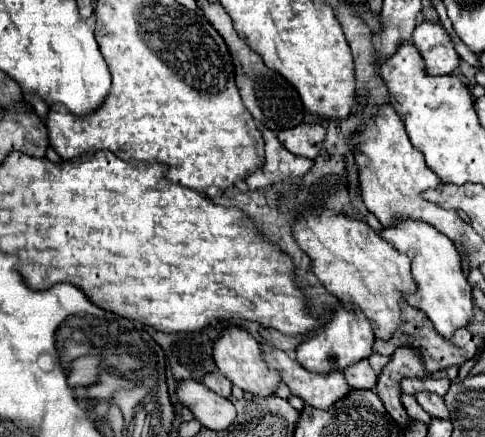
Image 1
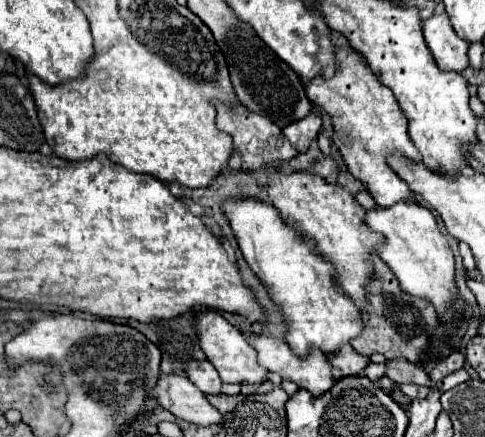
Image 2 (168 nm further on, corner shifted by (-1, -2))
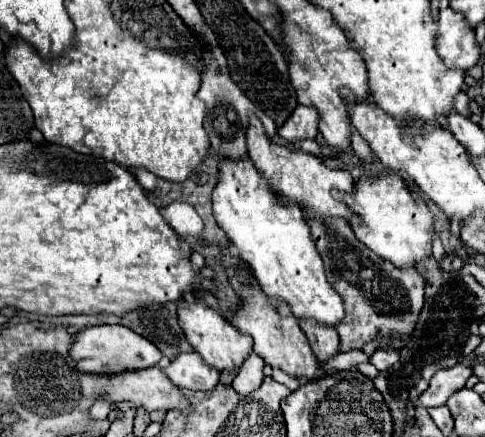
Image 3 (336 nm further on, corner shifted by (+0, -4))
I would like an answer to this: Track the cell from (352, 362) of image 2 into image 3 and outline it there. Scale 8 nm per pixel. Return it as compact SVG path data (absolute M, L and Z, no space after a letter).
M299 324L305 336L309 338L309 344L319 360L319 364L325 368L327 360L339 354L339 336L335 328L321 328L317 324Z

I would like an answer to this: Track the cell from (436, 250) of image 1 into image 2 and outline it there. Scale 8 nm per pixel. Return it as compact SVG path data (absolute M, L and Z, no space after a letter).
M396 202L388 208L376 206L366 210L366 224L374 232L384 234L384 242L378 246L378 256L398 276L402 290L418 298L428 298L438 312L444 312L456 292L454 254L446 236L438 230L434 214L416 202Z

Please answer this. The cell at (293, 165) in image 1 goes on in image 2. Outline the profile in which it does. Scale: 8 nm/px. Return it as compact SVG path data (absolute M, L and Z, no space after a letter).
M212 100L212 104L216 106L216 126L218 130L226 132L232 136L234 148L228 160L228 166L234 170L258 170L262 166L276 166L280 162L288 162L292 156L296 156L294 146L290 146L290 142L286 142L286 136L282 134L282 130L278 126L274 126L274 122L270 122L270 118L262 118L260 114L254 114L250 110L246 110L242 104L234 104L228 106L220 100Z

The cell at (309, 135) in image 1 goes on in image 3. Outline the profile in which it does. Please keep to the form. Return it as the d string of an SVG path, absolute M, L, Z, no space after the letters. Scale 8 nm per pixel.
M297 106L297 112L293 112L293 116L289 116L289 120L279 128L279 136L289 142L301 142L301 140L315 140L315 136L319 134L319 112L317 108L309 108L309 106Z

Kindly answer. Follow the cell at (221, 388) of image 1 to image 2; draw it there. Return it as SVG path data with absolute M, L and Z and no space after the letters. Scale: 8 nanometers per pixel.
M190 362L190 366L186 366L184 370L186 378L190 378L190 382L194 382L204 394L220 394L222 388L222 380L216 372L216 368L208 362Z

